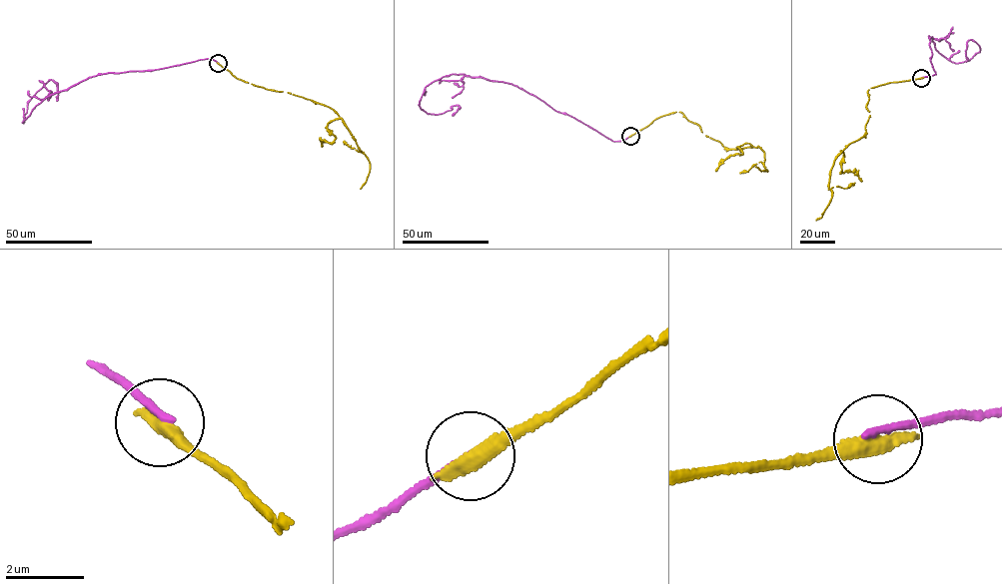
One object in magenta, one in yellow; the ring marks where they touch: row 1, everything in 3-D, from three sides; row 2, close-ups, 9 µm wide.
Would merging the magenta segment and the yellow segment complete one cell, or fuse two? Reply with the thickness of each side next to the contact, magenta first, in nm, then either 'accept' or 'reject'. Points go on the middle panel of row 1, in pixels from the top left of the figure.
200/480 nm | reject

